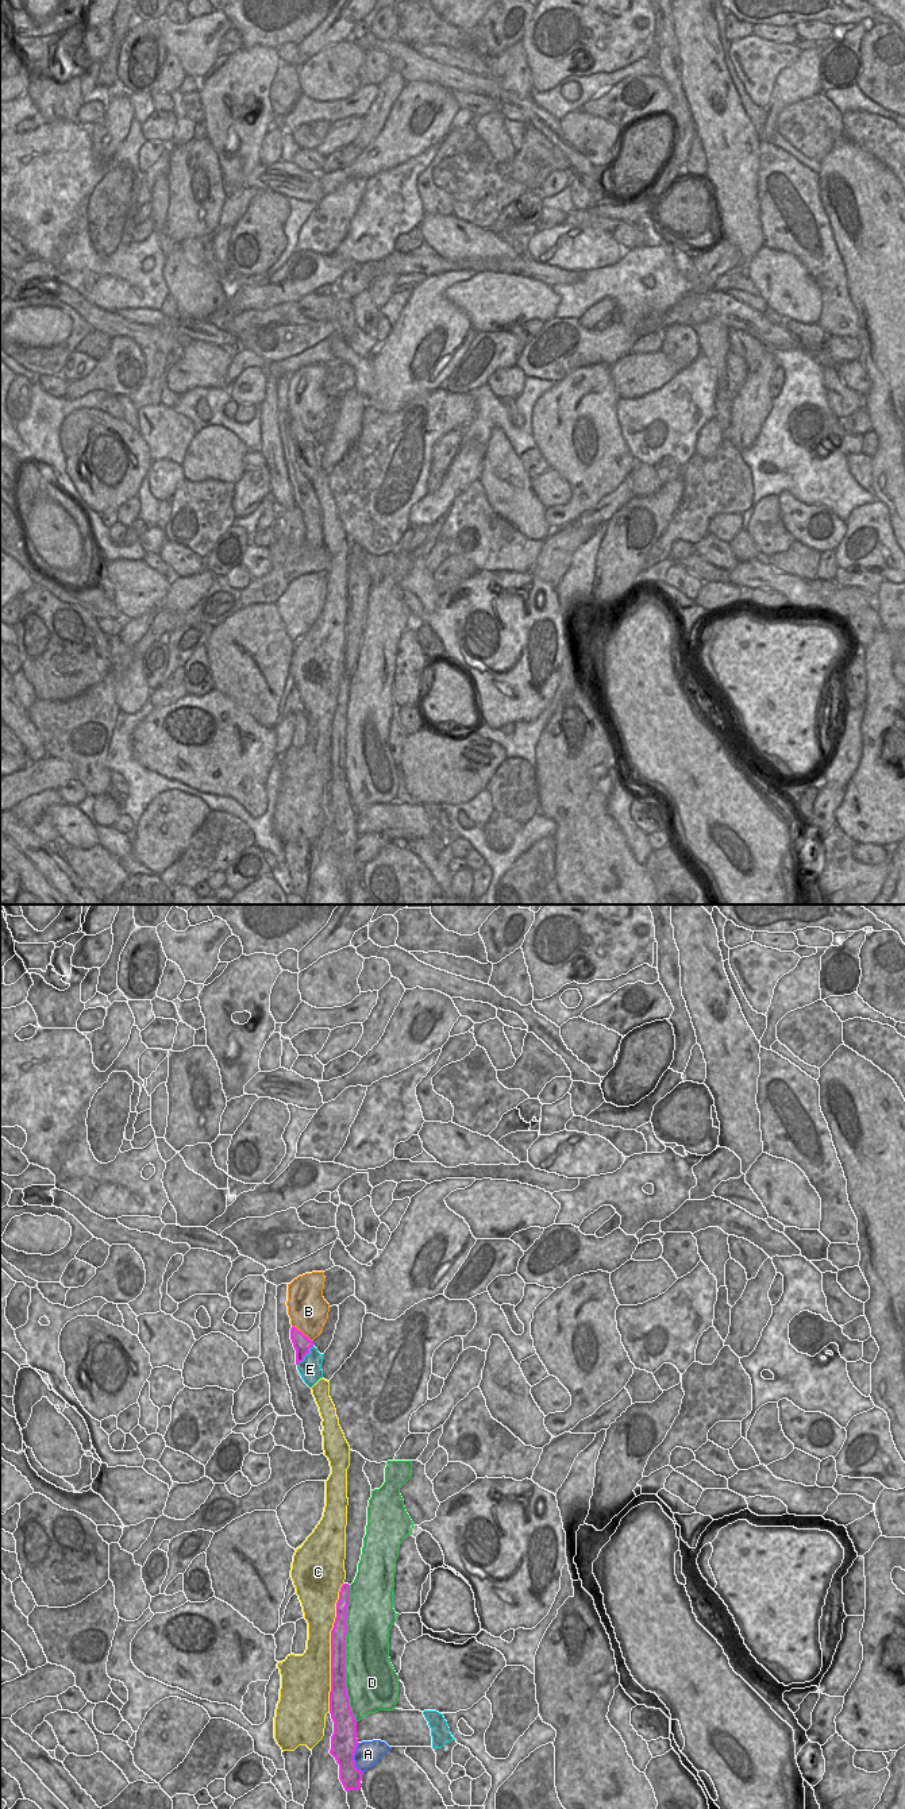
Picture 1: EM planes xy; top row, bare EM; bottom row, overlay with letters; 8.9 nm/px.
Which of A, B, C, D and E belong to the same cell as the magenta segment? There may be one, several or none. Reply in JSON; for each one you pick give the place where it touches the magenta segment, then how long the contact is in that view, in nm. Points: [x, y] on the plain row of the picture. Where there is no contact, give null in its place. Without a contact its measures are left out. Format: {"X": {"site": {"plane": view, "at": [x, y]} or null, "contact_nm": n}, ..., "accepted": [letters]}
{"accepted": []}

